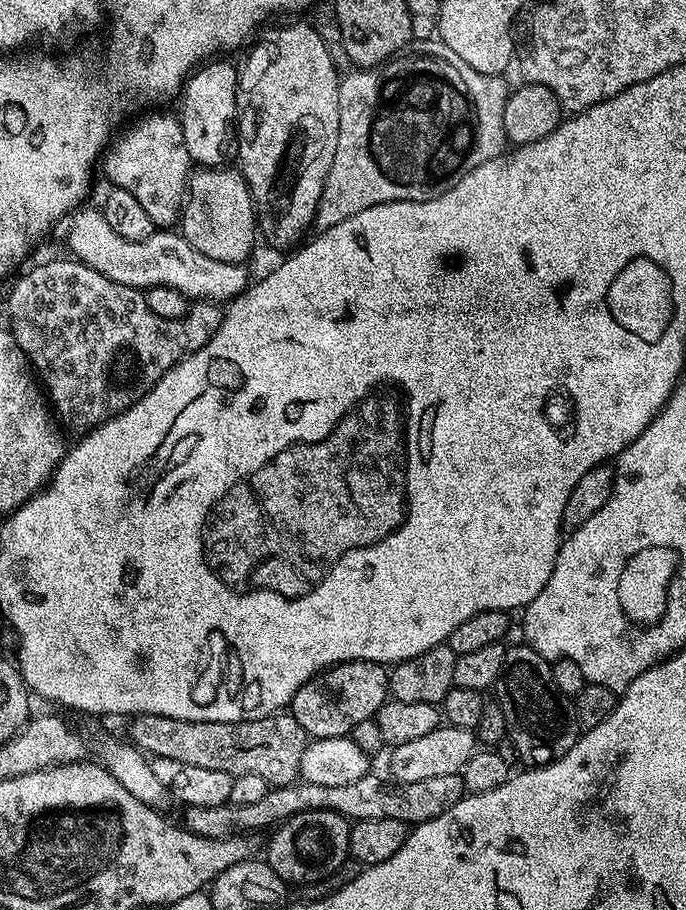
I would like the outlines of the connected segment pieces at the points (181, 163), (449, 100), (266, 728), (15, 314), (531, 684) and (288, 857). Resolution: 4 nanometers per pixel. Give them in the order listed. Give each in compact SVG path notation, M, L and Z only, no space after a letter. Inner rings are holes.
M152 112L141 120L136 120L124 133L117 135L109 143L102 156L102 168L104 164L104 176L118 188L130 190L134 198L146 209L150 222L156 224L157 229L168 230L179 221L181 212L184 211L184 202L188 195L188 182L190 169L193 167L190 154L186 150L184 131L180 125L179 115L168 112Z
M420 54L418 66L410 66L410 70L396 72L394 80L394 132L406 134L404 138L392 138L396 144L370 144L368 142L368 108L374 104L378 96L378 76L374 68L352 70L341 79L338 90L338 150L334 150L334 162L328 171L328 177L322 190L322 198L316 207L314 221L317 229L323 230L338 222L346 222L354 214L366 210L370 206L389 204L395 200L429 200L454 186L470 170L482 166L490 158L500 155L509 143L504 129L504 115L510 85L504 81L503 75L491 76L482 74L466 62L456 64L454 72L436 72L436 114L434 122L424 124L424 120L432 120L432 66L436 64L436 56Z
M142 714L141 716L134 716L131 717L127 721L128 723L128 736L127 739L131 741L131 743L135 744L137 748L140 749L141 752L147 754L149 757L152 758L174 758L174 762L186 762L186 766L203 766L205 770L222 770L226 774L230 774L233 776L241 776L242 774L258 774L262 778L266 778L269 782L269 785L272 786L279 786L281 784L291 784L293 781L297 779L297 777L300 776L300 763L302 762L302 754L303 750L307 745L309 744L310 737L307 732L304 732L302 730L302 726L298 726L298 722L295 720L294 717L291 716L291 714L273 714L271 716L263 716L260 720L243 720L240 724L238 722L194 722L193 720L179 720L178 718L166 718L165 716L159 716L158 714Z
M75 258L67 259L36 264L13 286L8 296L6 324L34 369L59 423L69 433L83 434L104 424L110 416L126 411L179 360L206 346L218 330L225 309L219 303L201 300L193 303L182 318L158 318L141 289L114 282Z
M509 647L504 653L504 665L494 685L494 700L506 714L507 739L514 742L517 757L528 766L549 764L565 756L582 735L576 705L558 690L550 661L533 648L519 647Z
M323 808L291 816L271 833L266 859L268 865L289 886L325 879L342 866L348 855L349 821L338 812ZM276 832L276 833L275 833Z

